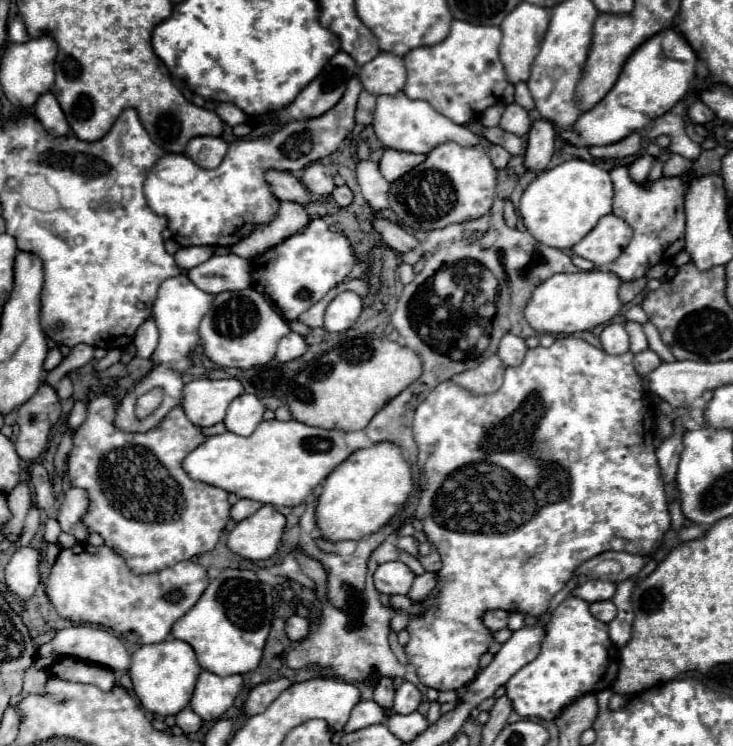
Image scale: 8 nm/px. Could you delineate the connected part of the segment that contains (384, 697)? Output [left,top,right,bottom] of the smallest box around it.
[373,677,395,717]

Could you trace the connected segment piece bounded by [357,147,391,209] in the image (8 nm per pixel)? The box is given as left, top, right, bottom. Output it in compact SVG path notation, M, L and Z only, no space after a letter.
M383 147L373 151L373 161L359 161L357 163L357 181L361 187L361 193L365 197L365 201L375 207L375 209L389 209L389 183L383 179L383 175L379 173L375 161L383 155Z

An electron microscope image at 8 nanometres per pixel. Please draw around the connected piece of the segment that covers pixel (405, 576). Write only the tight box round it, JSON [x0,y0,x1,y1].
[373,561,415,595]

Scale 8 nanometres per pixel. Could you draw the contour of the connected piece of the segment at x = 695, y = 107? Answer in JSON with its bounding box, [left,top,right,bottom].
[689,101,715,125]

